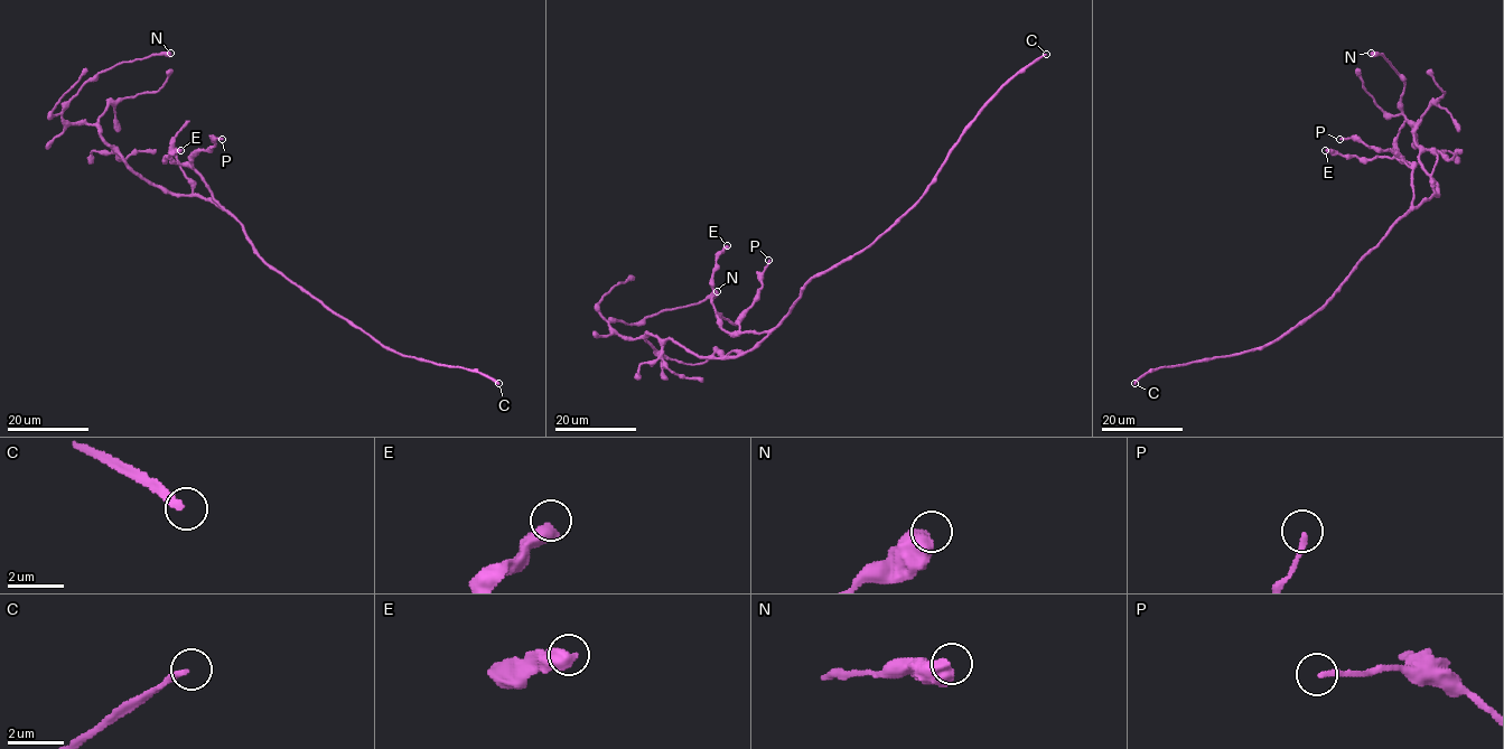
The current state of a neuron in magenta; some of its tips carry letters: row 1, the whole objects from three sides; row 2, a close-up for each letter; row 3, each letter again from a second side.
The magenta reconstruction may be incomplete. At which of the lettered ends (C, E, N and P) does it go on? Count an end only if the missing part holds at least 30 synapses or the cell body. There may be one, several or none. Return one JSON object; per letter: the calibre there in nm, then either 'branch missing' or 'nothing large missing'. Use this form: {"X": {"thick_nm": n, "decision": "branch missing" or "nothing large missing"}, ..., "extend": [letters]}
{"C": {"thick_nm": 220, "decision": "branch missing"}, "E": {"thick_nm": 550, "decision": "nothing large missing"}, "N": {"thick_nm": 600, "decision": "nothing large missing"}, "P": {"thick_nm": 190, "decision": "nothing large missing"}, "extend": ["C"]}

